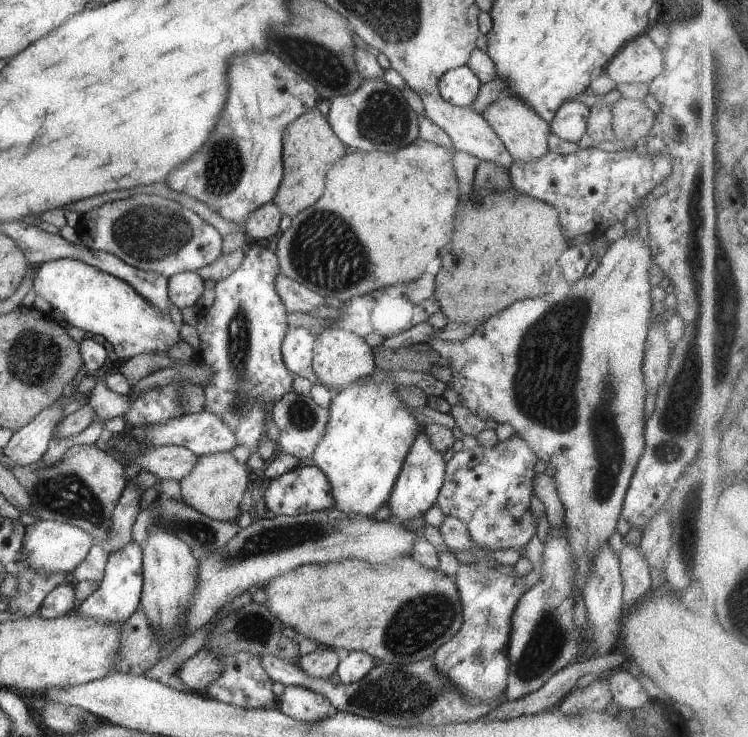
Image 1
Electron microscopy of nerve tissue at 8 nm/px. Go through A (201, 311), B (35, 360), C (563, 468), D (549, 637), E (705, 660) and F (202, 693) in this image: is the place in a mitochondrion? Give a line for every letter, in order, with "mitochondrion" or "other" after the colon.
A: other
B: mitochondrion
C: other
D: mitochondrion
E: other
F: other

